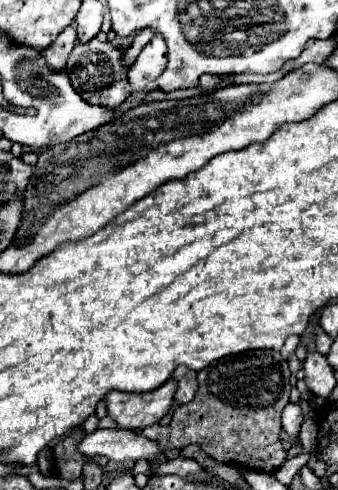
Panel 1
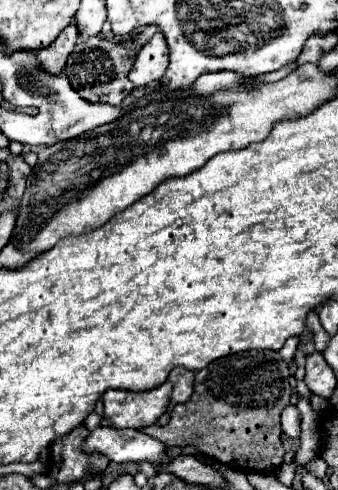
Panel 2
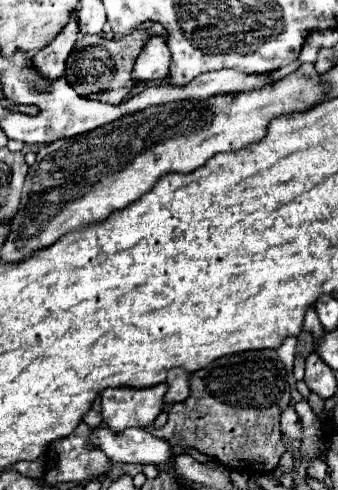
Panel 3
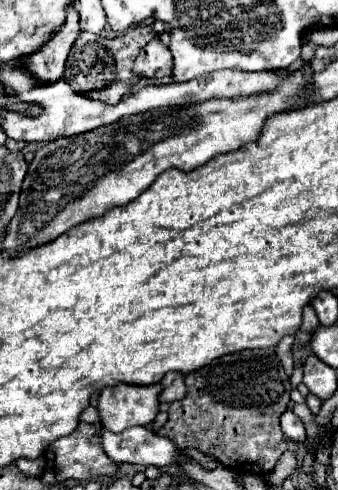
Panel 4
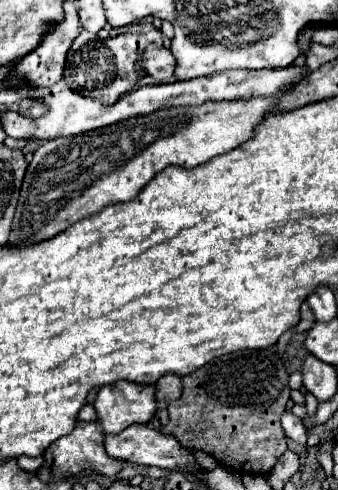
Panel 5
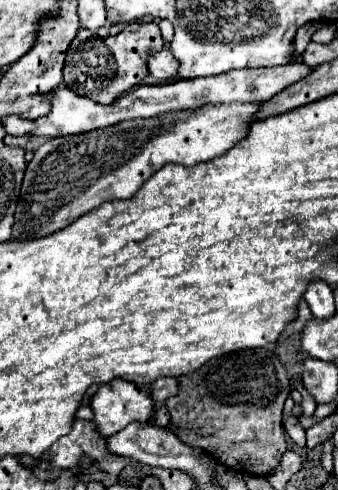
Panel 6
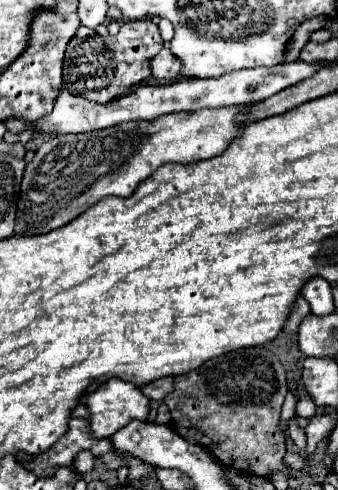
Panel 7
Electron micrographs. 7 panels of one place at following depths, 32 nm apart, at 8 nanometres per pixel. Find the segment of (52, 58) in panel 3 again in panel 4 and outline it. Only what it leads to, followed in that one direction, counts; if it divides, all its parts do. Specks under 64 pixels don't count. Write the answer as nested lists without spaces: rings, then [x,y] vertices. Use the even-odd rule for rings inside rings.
[[[68,8],[66,24],[32,56],[26,58],[26,68],[44,84],[54,84],[64,74],[64,64],[68,58],[68,52],[76,38],[80,36],[80,24],[78,24],[78,12],[76,8]]]

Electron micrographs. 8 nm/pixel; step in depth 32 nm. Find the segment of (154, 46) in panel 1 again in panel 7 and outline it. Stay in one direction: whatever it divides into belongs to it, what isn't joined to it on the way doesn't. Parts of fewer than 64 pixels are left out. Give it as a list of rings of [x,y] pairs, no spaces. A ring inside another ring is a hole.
[[[162,48],[150,60],[152,76],[158,80],[178,80],[180,78],[180,66],[182,66],[182,62],[176,56],[172,56],[172,52],[168,48]]]

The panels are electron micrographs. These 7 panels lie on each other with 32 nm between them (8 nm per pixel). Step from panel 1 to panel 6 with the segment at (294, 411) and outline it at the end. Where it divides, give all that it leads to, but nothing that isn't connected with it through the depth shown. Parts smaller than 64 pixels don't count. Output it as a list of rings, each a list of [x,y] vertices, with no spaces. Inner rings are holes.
[[[284,416],[284,418],[282,418],[282,426],[284,426],[286,434],[288,434],[300,448],[306,446],[306,430],[300,426],[300,422],[298,422],[296,416]]]

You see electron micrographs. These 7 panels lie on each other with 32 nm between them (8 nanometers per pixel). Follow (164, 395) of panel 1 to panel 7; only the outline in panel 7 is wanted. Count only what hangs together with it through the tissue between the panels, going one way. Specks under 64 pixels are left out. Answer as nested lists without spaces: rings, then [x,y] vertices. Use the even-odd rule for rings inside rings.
[[[120,378],[104,382],[96,392],[88,394],[90,432],[96,438],[110,438],[130,420],[146,420],[150,400],[132,382]]]

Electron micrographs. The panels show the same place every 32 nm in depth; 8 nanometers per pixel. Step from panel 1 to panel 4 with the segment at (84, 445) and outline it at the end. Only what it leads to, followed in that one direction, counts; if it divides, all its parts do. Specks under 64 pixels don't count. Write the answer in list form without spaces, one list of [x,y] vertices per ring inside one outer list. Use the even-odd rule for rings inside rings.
[[[132,426],[120,434],[112,434],[108,430],[102,430],[100,434],[104,452],[116,464],[152,464],[156,468],[178,464],[180,452],[176,452],[172,440],[162,438],[144,426]]]

